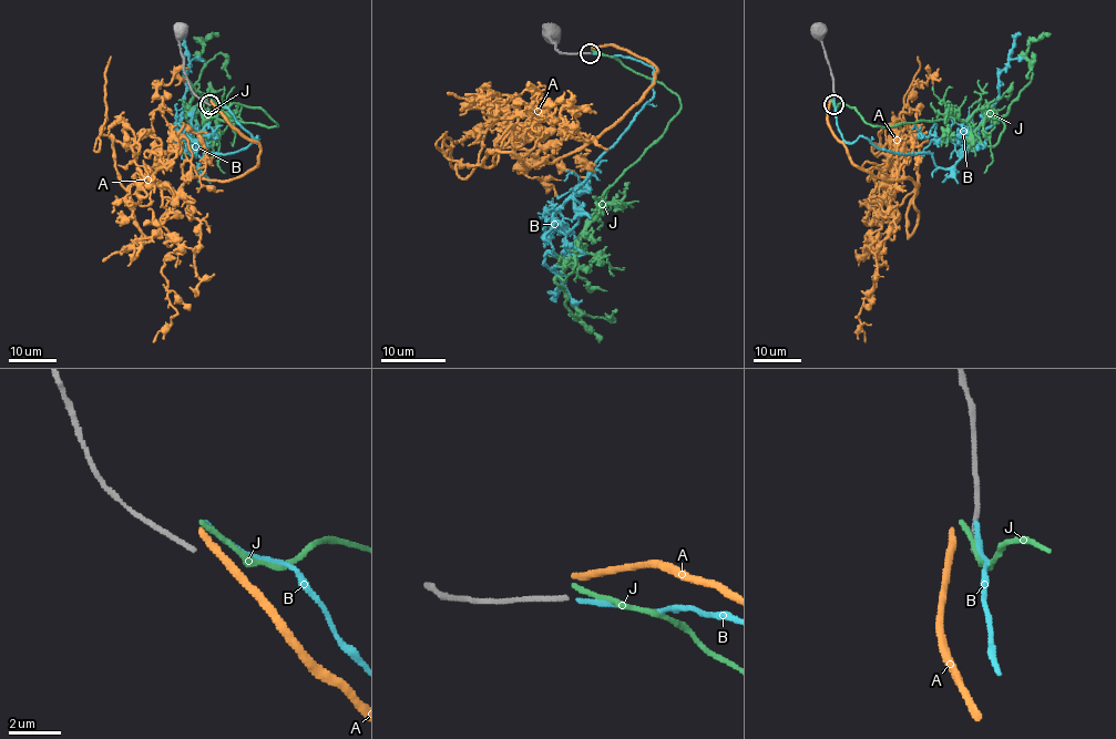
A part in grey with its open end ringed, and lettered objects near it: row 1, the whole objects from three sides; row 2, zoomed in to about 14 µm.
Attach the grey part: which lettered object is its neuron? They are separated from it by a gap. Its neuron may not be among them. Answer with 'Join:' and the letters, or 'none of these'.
Join: B

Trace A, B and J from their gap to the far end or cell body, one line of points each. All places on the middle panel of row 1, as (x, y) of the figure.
A: (593, 49), (656, 73), (592, 141), (484, 166), (555, 109), (529, 120), (546, 89), (514, 95)
B: (593, 53), (653, 70), (653, 96), (574, 192), (577, 222), (545, 235), (552, 300)
J: (593, 52), (659, 81), (679, 111), (607, 188), (567, 259), (577, 242), (574, 267), (555, 281), (600, 342)

